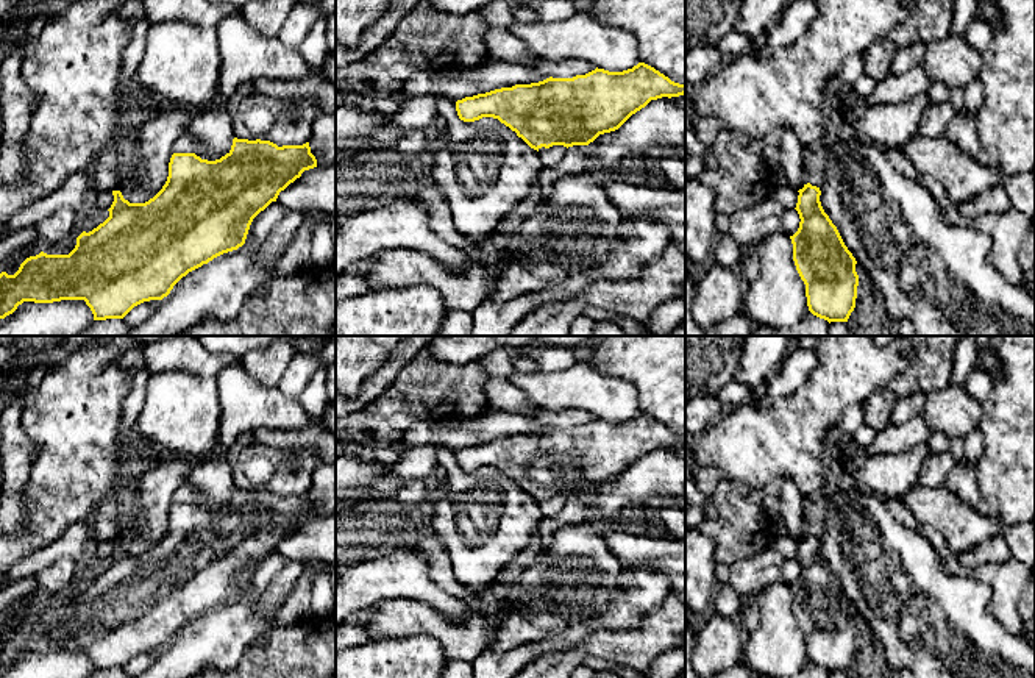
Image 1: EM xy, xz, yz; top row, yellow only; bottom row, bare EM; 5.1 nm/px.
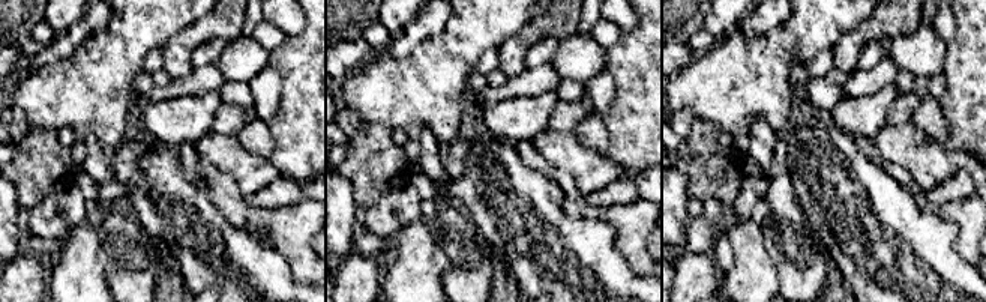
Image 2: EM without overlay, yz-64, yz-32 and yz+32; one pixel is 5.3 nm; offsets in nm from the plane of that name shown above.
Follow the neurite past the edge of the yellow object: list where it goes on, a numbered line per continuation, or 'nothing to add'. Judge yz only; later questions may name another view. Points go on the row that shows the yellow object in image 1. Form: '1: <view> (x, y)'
1: yz (790, 221)

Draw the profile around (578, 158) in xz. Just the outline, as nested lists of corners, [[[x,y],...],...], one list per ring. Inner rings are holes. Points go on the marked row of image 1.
[[[589,145],[568,147],[560,161],[540,170],[537,183],[540,198],[553,194],[554,184],[573,173],[582,173],[592,167],[592,153]]]

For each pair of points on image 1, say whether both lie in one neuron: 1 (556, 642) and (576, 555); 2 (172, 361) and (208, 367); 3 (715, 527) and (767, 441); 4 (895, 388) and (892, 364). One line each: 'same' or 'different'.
1: different
2: same
3: different
4: different

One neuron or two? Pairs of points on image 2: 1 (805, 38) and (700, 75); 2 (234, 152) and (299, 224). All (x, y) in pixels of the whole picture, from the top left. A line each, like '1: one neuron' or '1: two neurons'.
1: one neuron
2: two neurons

